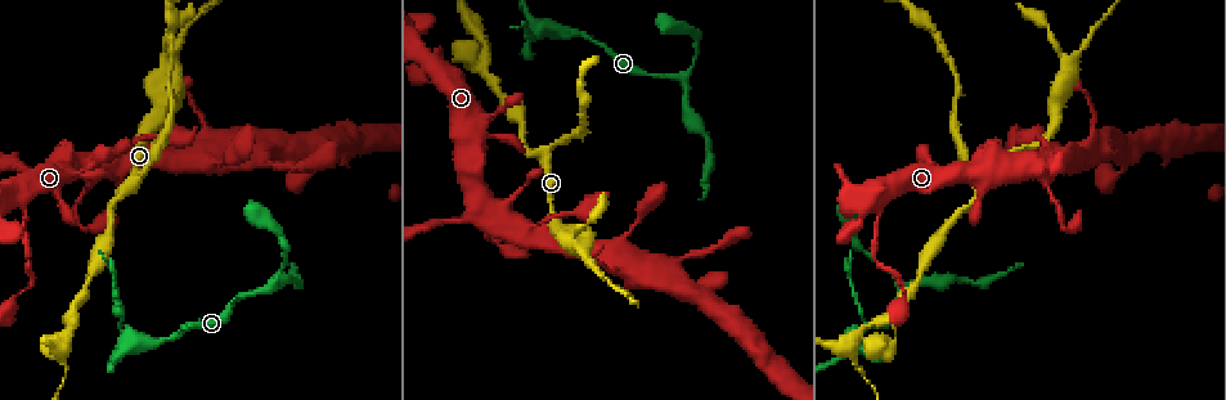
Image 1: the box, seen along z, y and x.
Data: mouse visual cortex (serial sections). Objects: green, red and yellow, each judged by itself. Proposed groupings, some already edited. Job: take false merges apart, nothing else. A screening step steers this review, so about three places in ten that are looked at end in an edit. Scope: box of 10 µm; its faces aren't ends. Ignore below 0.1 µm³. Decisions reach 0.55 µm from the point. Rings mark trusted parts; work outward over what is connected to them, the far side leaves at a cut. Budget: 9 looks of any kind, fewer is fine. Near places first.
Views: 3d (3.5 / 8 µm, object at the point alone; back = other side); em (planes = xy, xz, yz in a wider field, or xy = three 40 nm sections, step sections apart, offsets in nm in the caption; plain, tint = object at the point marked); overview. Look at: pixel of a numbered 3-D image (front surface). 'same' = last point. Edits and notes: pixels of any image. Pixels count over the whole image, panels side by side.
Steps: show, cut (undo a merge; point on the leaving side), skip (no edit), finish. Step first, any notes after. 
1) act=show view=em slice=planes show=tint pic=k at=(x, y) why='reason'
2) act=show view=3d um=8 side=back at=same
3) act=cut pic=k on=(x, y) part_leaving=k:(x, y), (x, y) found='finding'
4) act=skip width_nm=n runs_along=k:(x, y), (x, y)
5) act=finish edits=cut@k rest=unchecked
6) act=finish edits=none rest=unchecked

act=show view=3d um=3.5 pic=1 at=(545, 156) why='branch point'

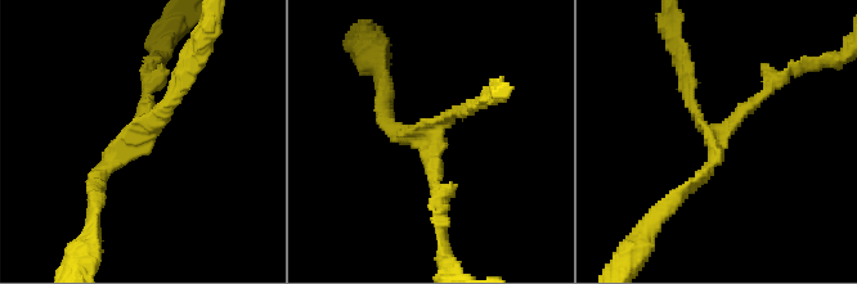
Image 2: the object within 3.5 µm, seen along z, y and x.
act=show view=em slice=planes show=tint pic=2 at=(142, 141) arms=3 arm_widths_nm=150,150,200

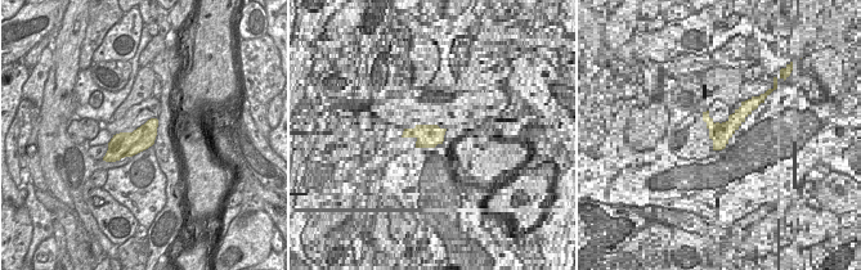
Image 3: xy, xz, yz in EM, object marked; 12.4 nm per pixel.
act=show view=em slice=xy step=1 show=tint at=same

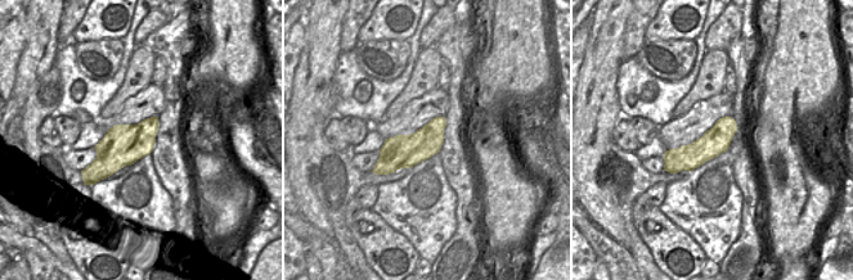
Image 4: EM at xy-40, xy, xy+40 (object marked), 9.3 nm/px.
act=skip runs_along=2:(772, 80), (680, 194) found='all the same cell'

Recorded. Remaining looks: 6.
act=show view=3d um=3.5 pic=1 at=(269, 285) why='abrupt turn'

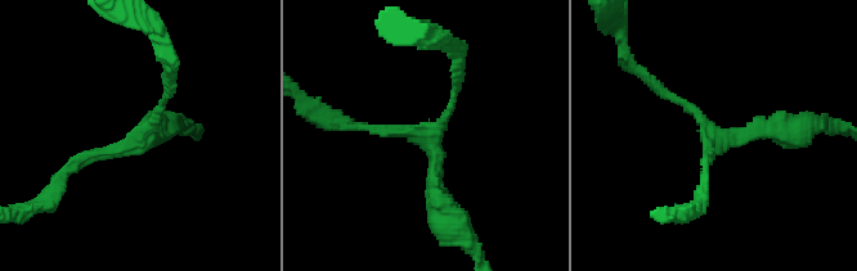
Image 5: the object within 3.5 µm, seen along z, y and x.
act=show view=em slice=planes show=tint pic=5 at=(720, 140) arms=3 arm_widths_nm=100,150,250

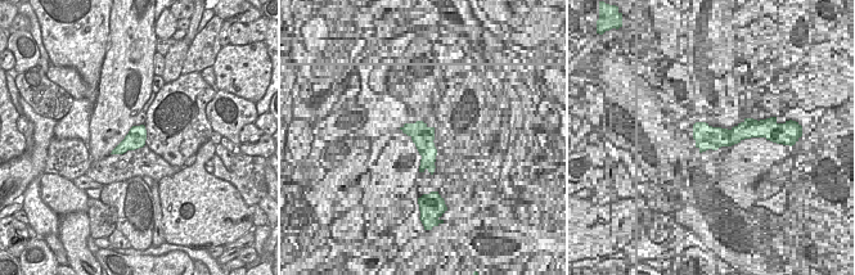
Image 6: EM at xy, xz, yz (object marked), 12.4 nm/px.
act=skip runs_along=5:(357, 127), (431, 140), (448, 222) found='continuous, no second cell'

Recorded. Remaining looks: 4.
act=show view=3d um=3.5 side=back pic=1 at=(486, 65)

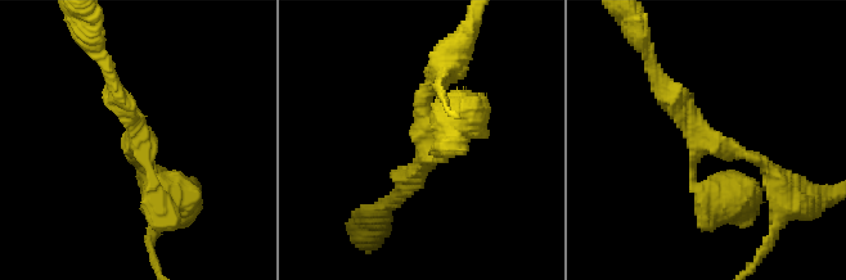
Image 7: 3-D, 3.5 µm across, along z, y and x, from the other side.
act=show view=em slice=xy step=3 show=tint pic=7 at=(140, 147) arms=3 arm_widths_nm=200,250,250

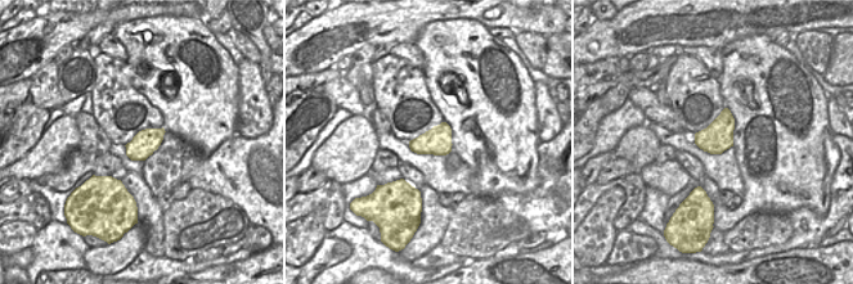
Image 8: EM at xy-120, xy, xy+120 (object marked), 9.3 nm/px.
act=skip runs_along=7:(655, 77), (703, 145), (694, 184), (727, 201) found='continuous, no second cell'

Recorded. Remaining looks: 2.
act=finish edits=none rest=unchecked

